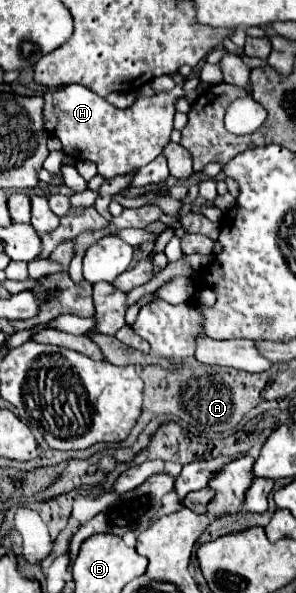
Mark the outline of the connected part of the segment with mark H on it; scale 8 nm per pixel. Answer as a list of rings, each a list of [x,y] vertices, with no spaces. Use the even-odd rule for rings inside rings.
[[[68,84],[58,92],[46,92],[44,118],[46,130],[60,138],[62,152],[74,160],[92,160],[104,178],[126,174],[154,160],[172,132],[174,102],[184,96],[182,86],[170,92],[144,96],[140,94],[130,108],[116,108],[82,84]]]

